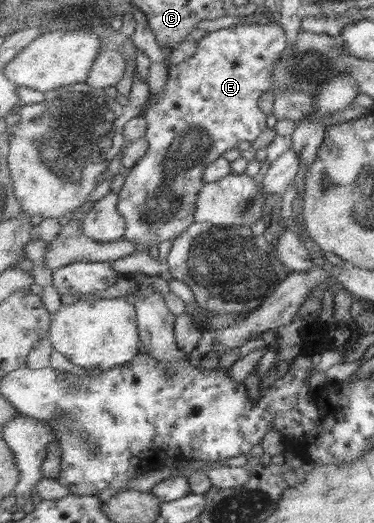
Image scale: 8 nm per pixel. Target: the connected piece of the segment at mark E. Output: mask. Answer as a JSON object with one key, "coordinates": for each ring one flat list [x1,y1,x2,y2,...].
{"coordinates":[[279,21,271,24,235,24,229,28,221,28,209,32,206,36,198,39,196,41,196,51,189,59,168,68,168,79,161,99,157,102,148,100,148,103,143,108,142,116,147,123,147,132,144,137,149,142,147,153,139,160,139,163,136,163,130,169,122,189,118,193,120,197,118,209,126,219,125,238,133,243,159,245,161,241,167,241,167,239,175,240,176,237,179,237,192,223,196,222,196,201,199,199,200,191,205,185,203,176,207,166,217,158,221,158,225,151,237,147,241,141,255,141,272,124,273,121,259,107,259,97,261,97,261,93,264,91,273,92,276,89,274,87,274,79,272,78,272,69,276,67,276,63,280,61,289,47,285,30]]}

